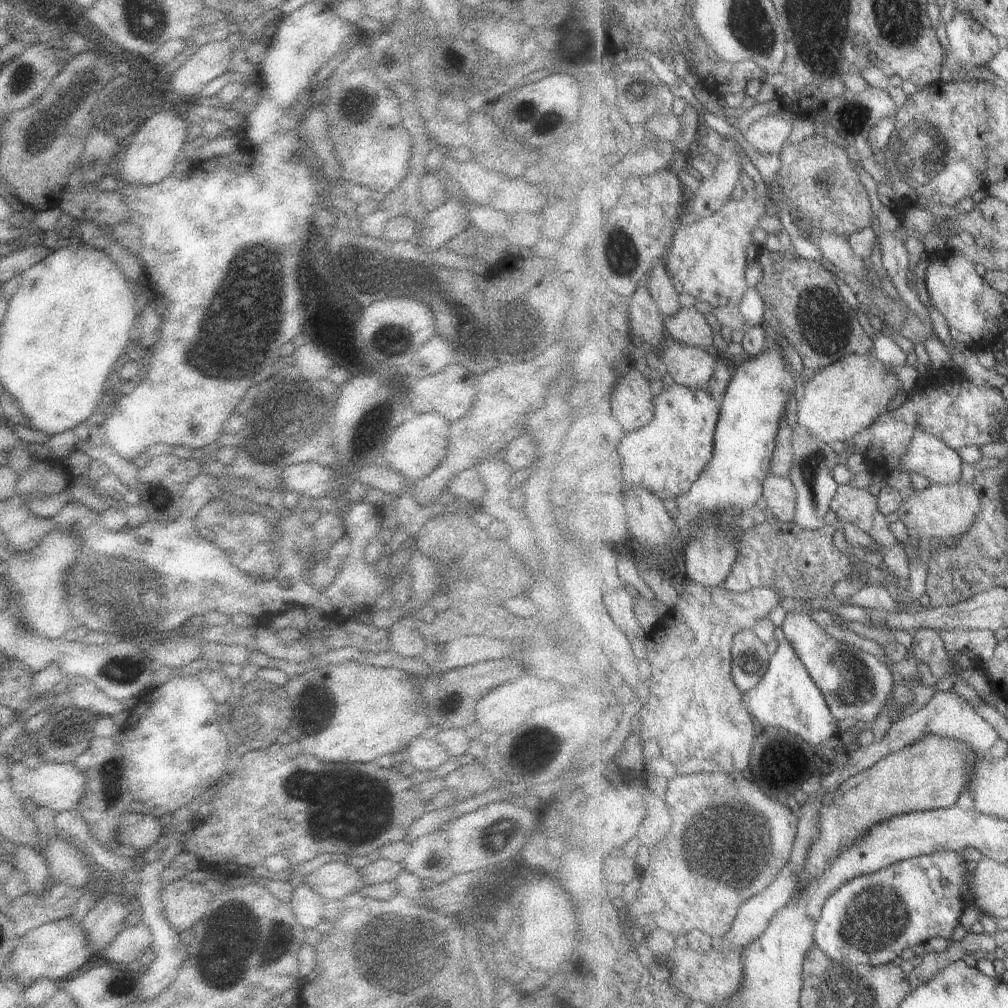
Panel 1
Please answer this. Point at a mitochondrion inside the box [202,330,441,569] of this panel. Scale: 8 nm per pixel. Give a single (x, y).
(288, 412)

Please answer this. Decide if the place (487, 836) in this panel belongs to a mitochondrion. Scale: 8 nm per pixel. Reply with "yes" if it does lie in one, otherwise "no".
no

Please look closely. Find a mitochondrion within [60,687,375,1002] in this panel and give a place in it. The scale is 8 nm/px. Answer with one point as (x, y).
(235, 925)

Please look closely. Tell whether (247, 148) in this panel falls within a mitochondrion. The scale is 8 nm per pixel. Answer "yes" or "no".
no

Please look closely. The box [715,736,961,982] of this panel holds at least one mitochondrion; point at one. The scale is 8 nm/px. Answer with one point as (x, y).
(880, 916)

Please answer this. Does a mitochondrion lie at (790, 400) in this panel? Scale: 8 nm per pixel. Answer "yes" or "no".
no

